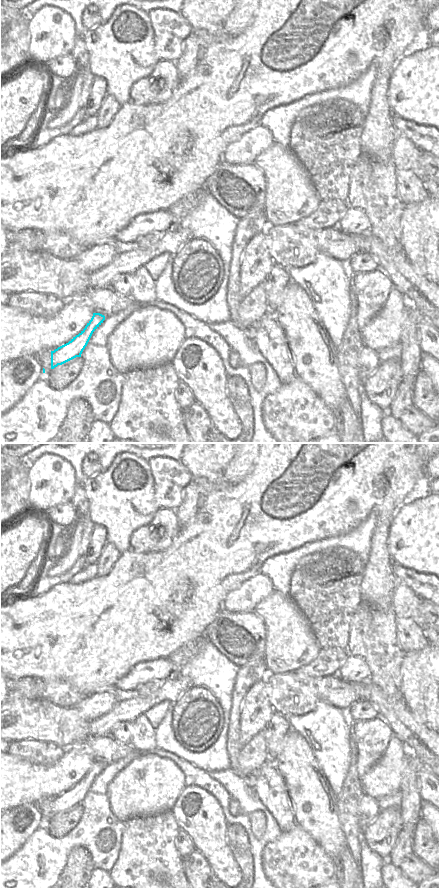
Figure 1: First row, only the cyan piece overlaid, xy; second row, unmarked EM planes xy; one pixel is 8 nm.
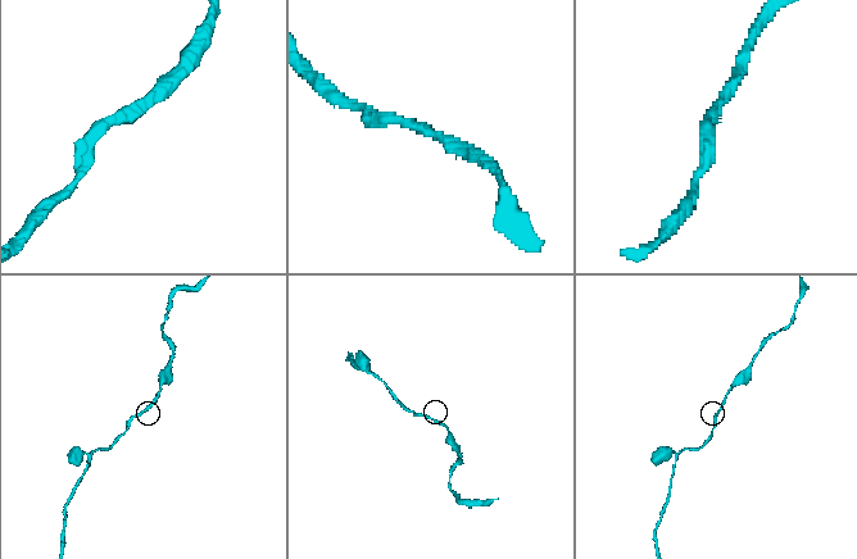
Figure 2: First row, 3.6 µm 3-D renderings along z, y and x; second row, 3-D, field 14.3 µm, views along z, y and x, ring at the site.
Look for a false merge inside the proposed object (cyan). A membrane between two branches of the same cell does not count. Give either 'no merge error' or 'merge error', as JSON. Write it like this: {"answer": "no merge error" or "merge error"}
{"answer": "no merge error"}

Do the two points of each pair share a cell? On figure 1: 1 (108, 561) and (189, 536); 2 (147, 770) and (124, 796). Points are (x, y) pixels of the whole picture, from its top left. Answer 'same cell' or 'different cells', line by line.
1: different cells
2: same cell

